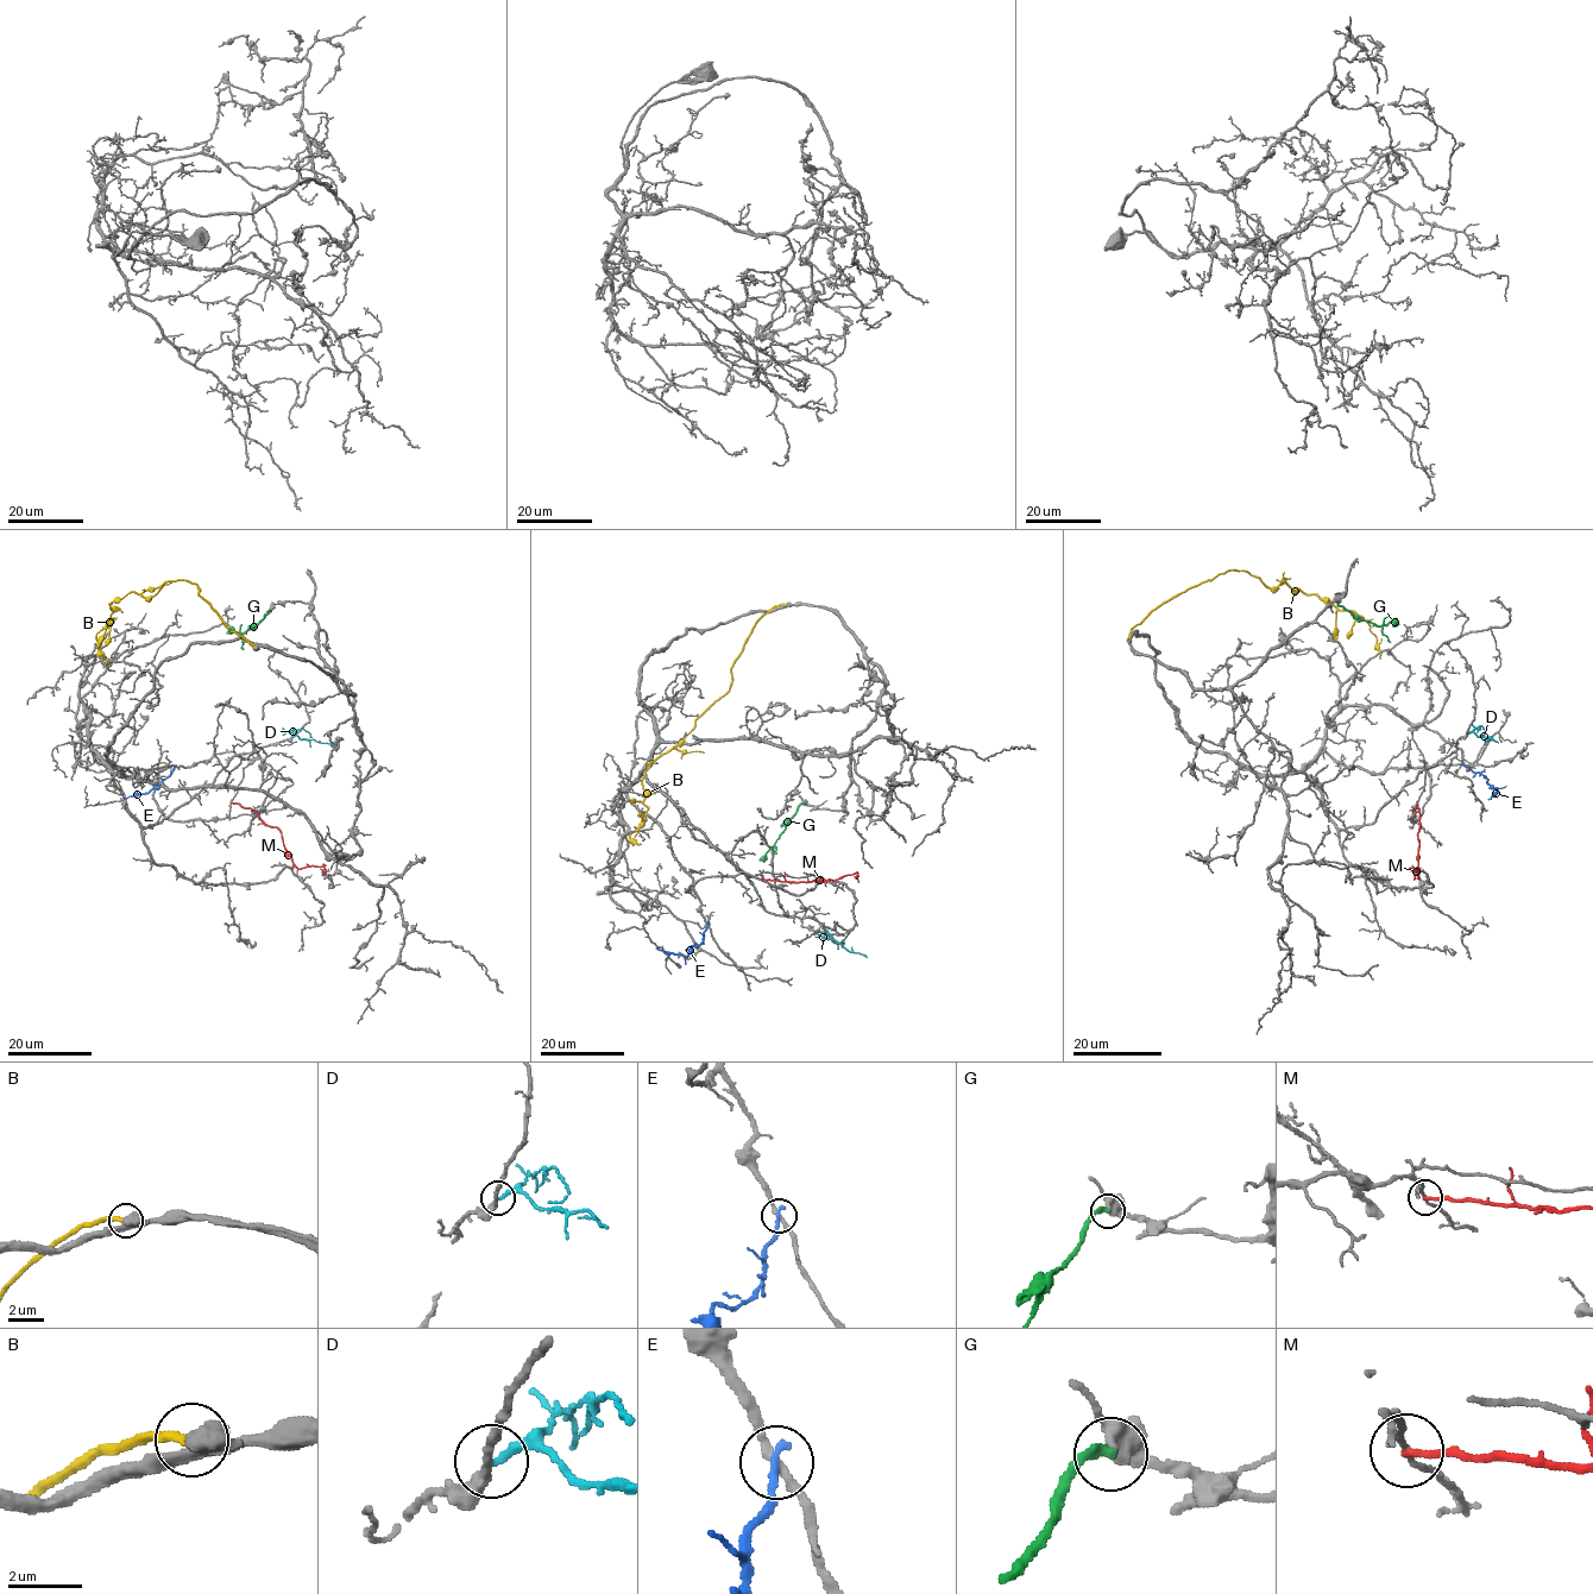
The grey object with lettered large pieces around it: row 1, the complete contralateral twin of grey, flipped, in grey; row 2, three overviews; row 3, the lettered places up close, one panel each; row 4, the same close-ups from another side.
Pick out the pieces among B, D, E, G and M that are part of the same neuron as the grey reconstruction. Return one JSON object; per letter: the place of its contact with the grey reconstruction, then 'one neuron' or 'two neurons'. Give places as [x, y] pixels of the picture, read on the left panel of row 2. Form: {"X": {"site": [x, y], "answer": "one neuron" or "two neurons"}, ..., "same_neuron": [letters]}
{"B": {"site": [253, 646], "answer": "two neurons"}, "D": {"site": [291, 736], "answer": "two neurons"}, "E": {"site": [175, 767], "answer": "two neurons"}, "G": {"site": [270, 611], "answer": "one neuron"}, "M": {"site": [231, 802], "answer": "two neurons"}, "same_neuron": ["G"]}

